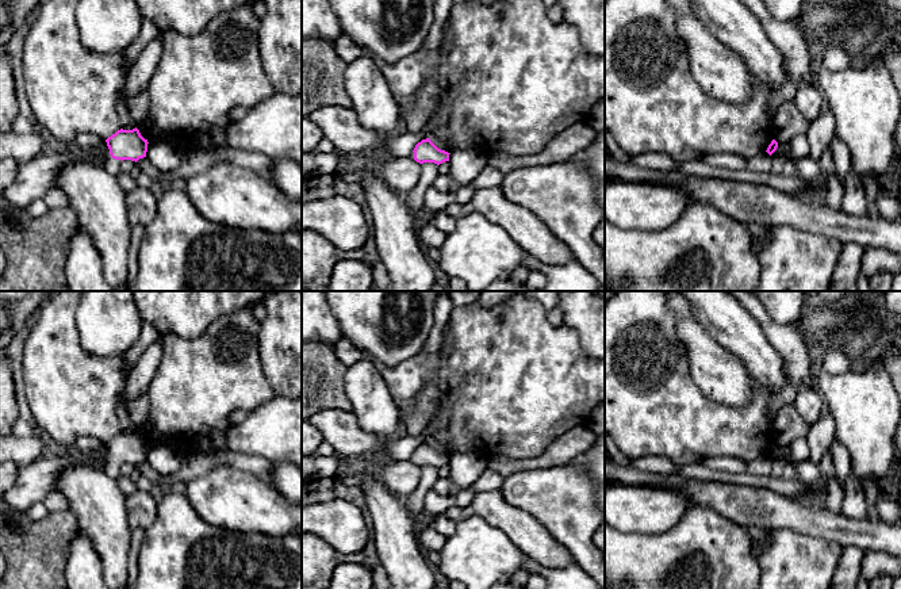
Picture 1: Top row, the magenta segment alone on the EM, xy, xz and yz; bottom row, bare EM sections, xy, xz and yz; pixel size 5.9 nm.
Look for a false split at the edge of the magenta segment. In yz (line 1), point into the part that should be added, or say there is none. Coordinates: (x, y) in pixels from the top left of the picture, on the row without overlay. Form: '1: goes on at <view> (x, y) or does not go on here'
1: does not go on here

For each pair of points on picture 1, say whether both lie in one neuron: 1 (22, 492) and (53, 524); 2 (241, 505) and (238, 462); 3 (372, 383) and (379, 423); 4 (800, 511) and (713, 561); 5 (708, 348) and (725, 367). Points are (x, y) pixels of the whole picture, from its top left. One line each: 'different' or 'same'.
1: different
2: different
3: same
4: different
5: same

